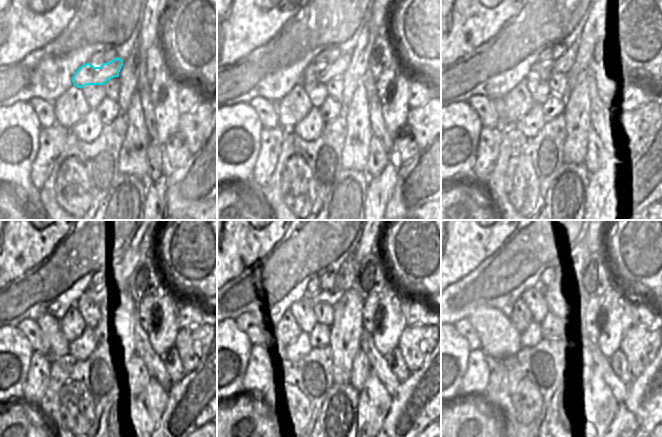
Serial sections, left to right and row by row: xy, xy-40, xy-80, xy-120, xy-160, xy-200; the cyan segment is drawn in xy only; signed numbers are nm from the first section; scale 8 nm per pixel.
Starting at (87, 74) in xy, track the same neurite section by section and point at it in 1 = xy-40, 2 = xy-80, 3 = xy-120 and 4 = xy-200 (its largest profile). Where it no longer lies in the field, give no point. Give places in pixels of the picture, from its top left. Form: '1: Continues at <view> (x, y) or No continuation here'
1: Continues at xy-40 (314, 73)
2: Continues at xy-80 (563, 64)
3: Continues at xy-120 (121, 283)
4: Continues at xy-200 (557, 274)

